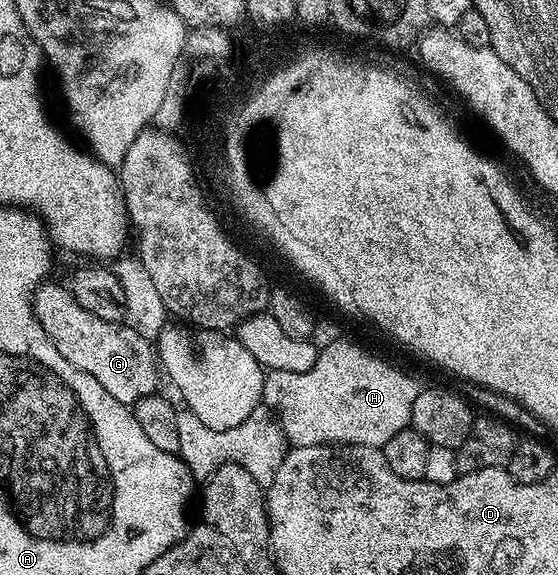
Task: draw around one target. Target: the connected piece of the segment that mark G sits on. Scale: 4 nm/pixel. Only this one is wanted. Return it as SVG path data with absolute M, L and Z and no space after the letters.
M50 284L38 286L32 304L40 327L44 327L56 351L60 351L72 367L80 367L80 371L92 375L92 379L121 405L132 407L144 397L155 396L159 392L160 365L151 342L125 324L105 321L92 315L92 311L84 311L65 284Z

